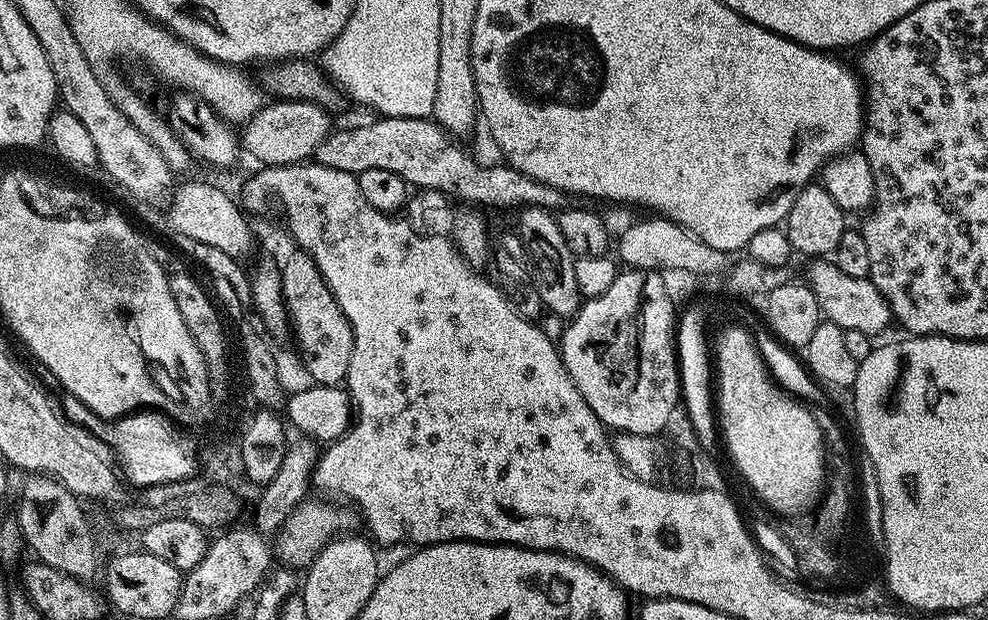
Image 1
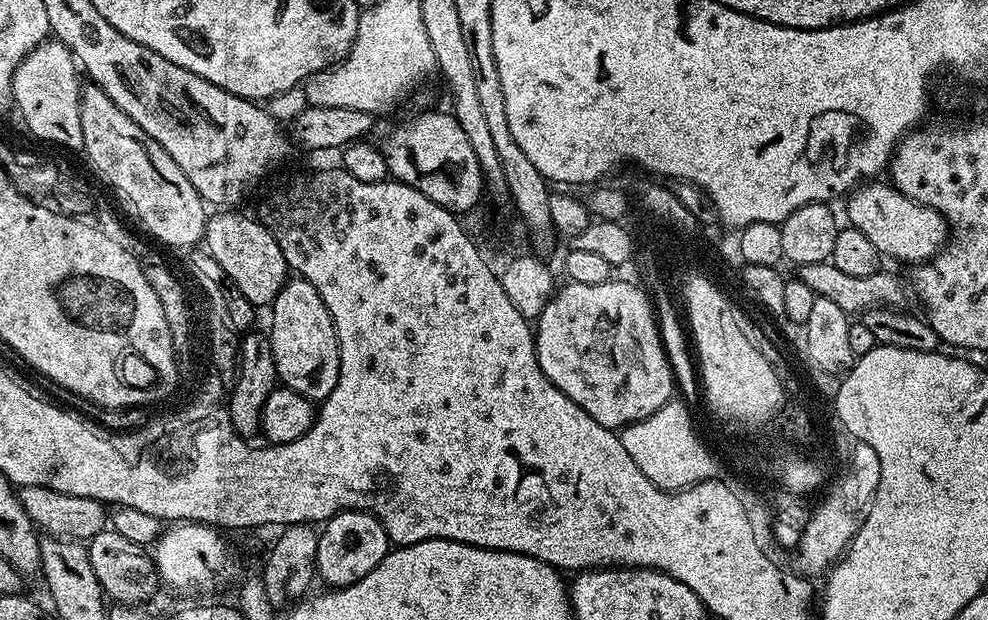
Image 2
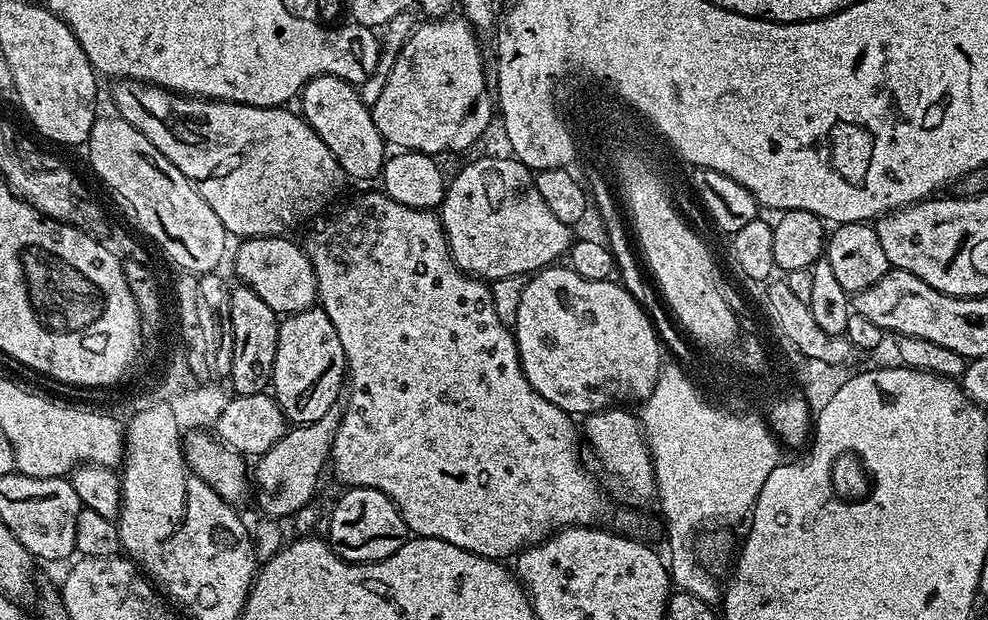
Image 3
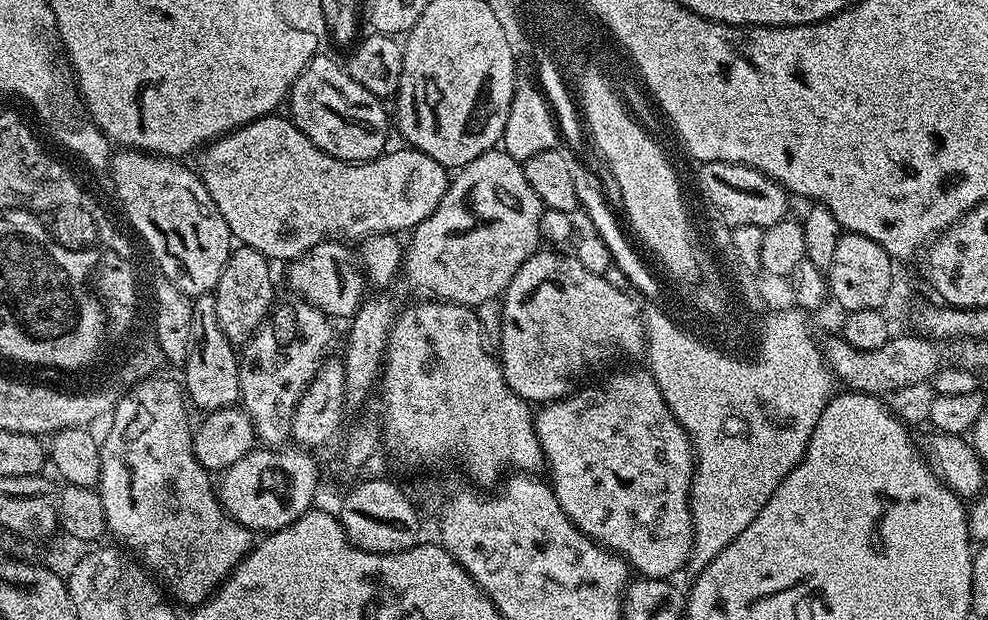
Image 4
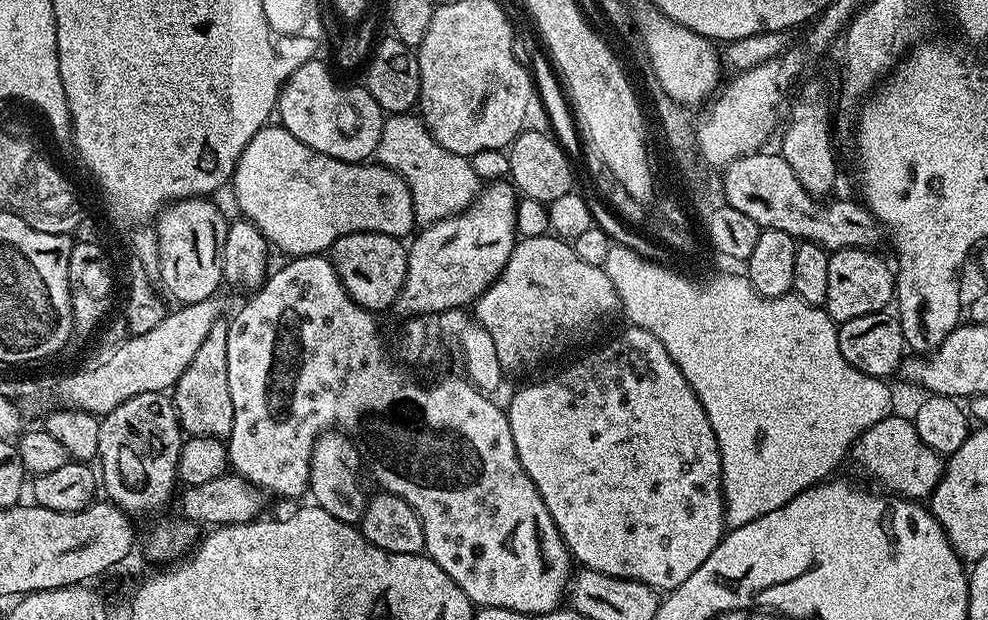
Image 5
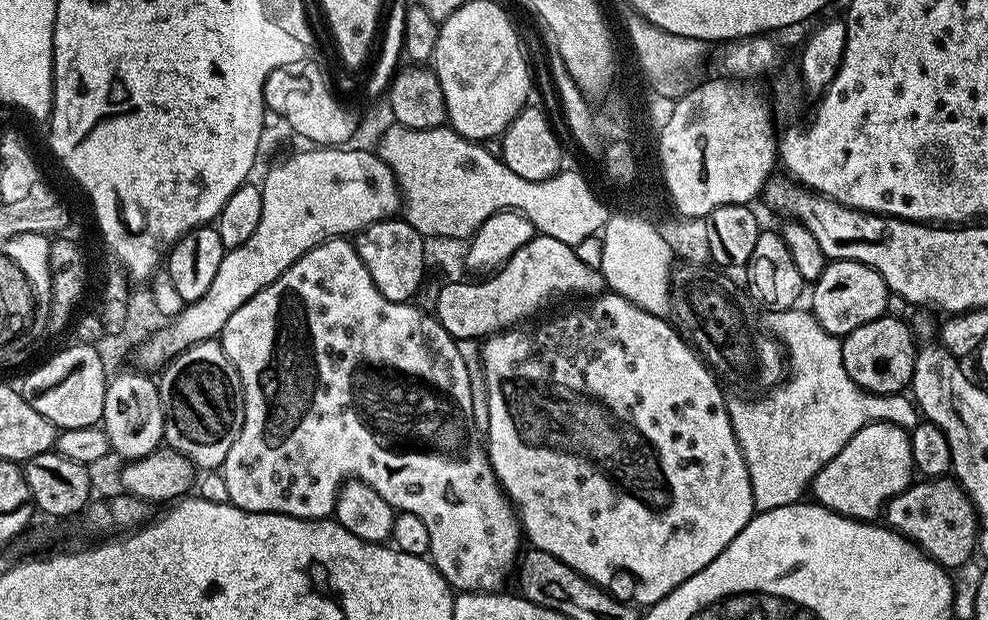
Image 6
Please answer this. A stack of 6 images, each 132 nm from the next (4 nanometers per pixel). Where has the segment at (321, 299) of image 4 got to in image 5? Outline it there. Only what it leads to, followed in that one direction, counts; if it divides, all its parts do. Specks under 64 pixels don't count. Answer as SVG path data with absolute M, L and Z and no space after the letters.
M377 232L346 234L332 244L330 259L342 286L354 302L373 314L381 314L395 305L406 282L408 265L408 250L401 237Z

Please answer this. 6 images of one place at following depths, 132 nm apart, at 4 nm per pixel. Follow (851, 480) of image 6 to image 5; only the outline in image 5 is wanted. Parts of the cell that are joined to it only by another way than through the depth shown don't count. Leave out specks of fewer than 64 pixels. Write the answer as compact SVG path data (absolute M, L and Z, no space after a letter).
M899 414L882 418L882 422L878 422L865 430L859 440L852 445L850 456L851 459L856 459L857 466L866 475L873 476L881 484L879 487L885 493L903 496L905 500L915 500L917 502L931 497L932 491L938 486L941 474L944 473L946 463L945 457L941 456L939 452L930 450L930 446L926 446L926 442L922 442L922 438L918 438L915 423L909 417L907 420L906 417L899 416Z

